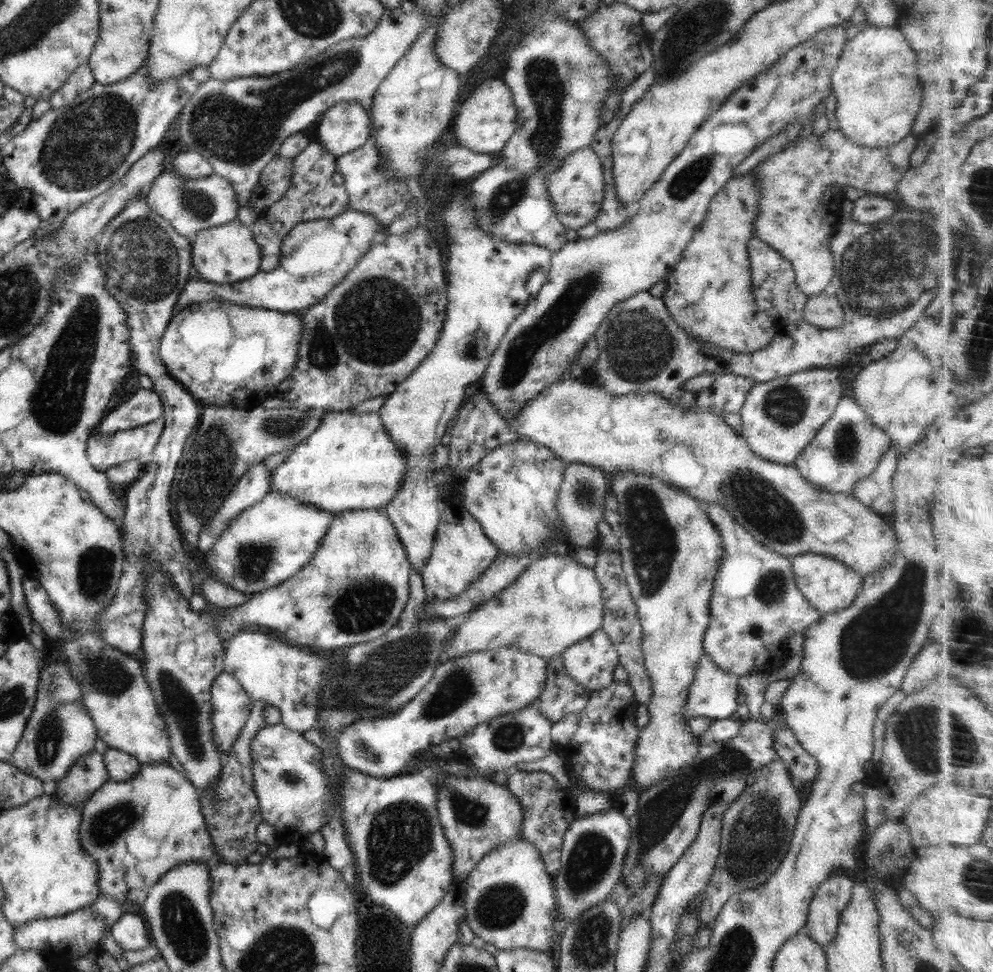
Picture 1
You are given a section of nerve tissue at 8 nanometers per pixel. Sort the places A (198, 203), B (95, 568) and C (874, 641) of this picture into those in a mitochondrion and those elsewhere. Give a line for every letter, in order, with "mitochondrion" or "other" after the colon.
A: mitochondrion
B: mitochondrion
C: mitochondrion

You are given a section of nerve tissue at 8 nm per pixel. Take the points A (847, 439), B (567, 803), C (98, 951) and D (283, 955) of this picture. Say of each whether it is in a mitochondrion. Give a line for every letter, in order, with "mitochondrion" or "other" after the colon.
A: mitochondrion
B: other
C: other
D: mitochondrion

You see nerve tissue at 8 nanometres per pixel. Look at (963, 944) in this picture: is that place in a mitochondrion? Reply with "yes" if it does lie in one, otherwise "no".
no

